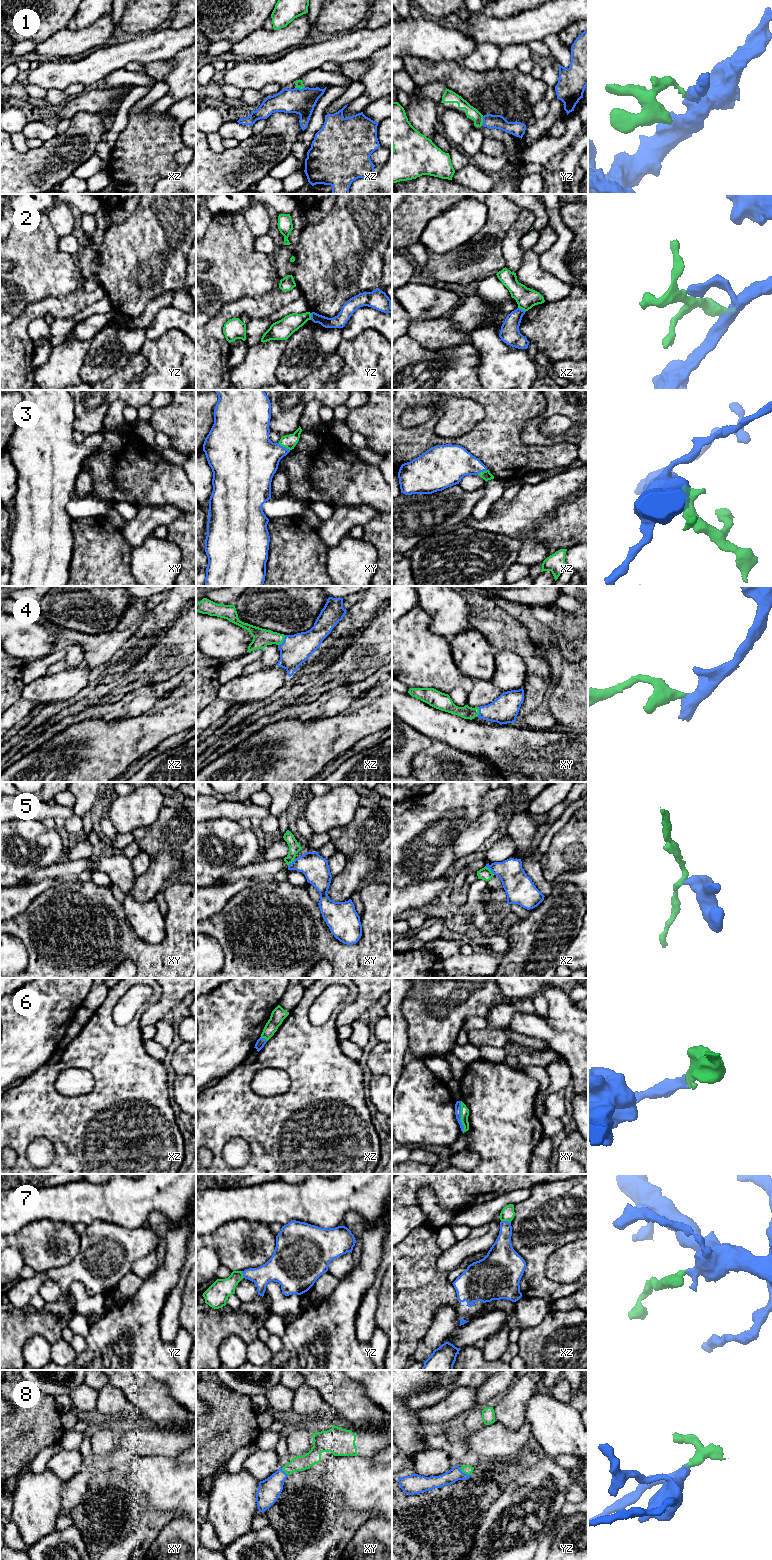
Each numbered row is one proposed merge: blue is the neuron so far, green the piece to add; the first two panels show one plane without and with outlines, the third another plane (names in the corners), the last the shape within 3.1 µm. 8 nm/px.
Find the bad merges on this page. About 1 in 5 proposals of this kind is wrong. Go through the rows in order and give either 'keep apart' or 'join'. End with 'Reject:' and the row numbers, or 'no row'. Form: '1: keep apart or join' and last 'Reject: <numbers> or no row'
1: keep apart
2: keep apart
3: join
4: join
5: keep apart
6: join
7: join
8: join
Reject: 1, 2, 5

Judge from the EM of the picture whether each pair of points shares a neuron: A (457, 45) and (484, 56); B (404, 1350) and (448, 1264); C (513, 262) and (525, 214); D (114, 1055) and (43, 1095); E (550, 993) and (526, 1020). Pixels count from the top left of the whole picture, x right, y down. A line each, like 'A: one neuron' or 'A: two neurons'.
A: two neurons
B: two neurons
C: one neuron
D: one neuron
E: two neurons

